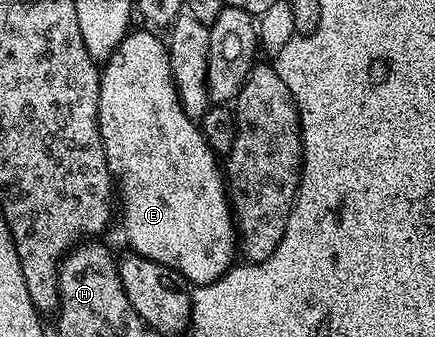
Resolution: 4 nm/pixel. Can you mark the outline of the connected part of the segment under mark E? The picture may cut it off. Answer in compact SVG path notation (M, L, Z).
M132 29L117 44L107 60L102 63L99 75L99 135L103 141L103 150L107 154L107 166L111 170L111 177L117 183L118 197L119 194L123 197L123 230L127 233L128 244L131 245L128 247L134 253L166 266L172 272L178 272L188 283L195 286L204 286L210 282L216 282L226 270L231 269L237 258L237 235L235 232L235 219L231 212L229 191L224 171L221 169L220 159L209 148L202 129L196 125L192 118L185 116L179 93L175 87L175 78L171 74L166 41L160 35L158 38L157 35L150 34L150 32L155 33L150 29L147 30Z

